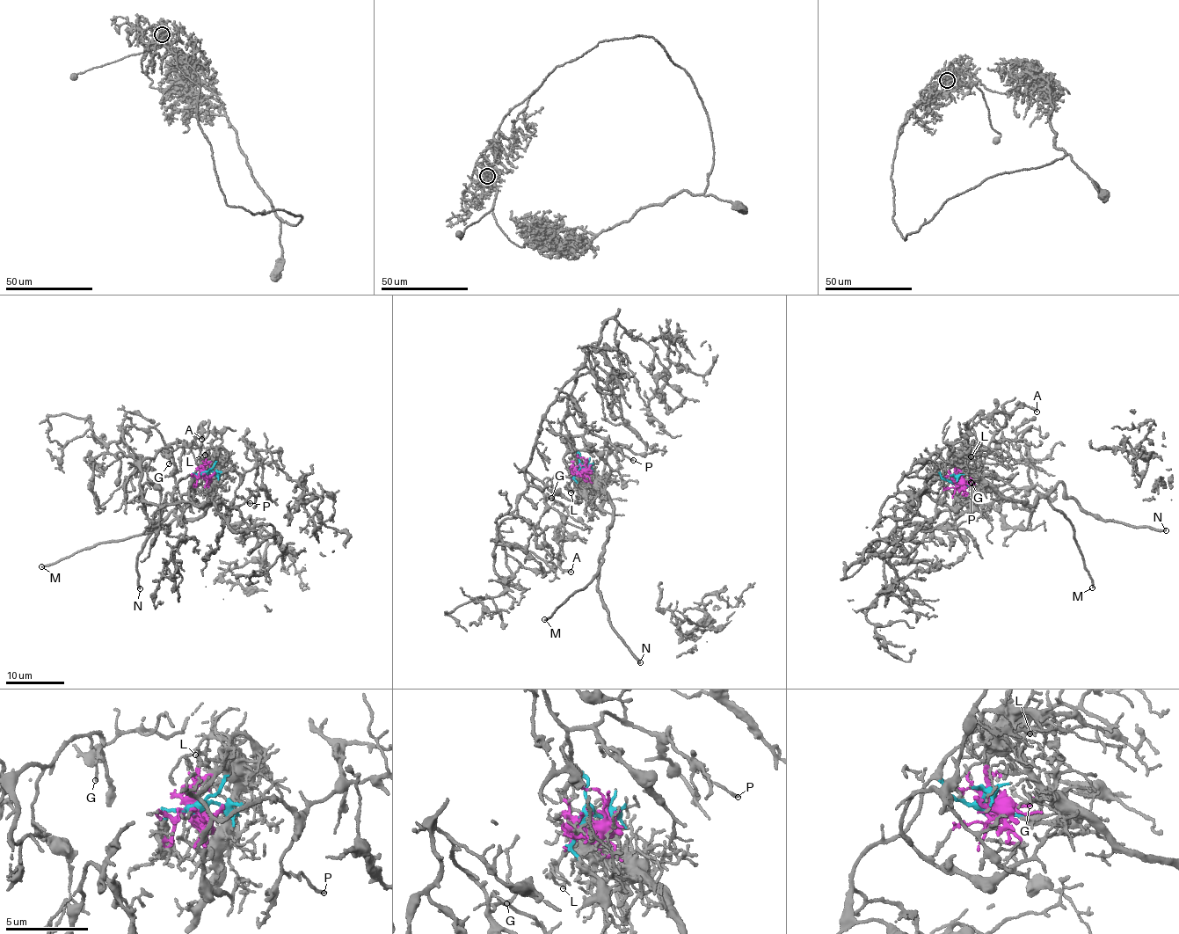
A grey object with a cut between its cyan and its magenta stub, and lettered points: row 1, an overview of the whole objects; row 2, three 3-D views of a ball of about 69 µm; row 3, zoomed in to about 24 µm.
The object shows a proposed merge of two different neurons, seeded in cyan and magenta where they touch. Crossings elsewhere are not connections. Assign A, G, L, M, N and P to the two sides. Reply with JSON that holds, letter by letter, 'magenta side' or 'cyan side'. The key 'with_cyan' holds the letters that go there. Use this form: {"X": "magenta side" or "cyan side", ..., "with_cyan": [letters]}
{"A": "cyan side", "G": "cyan side", "L": "magenta side", "M": "magenta side", "N": "magenta side", "P": "cyan side", "with_cyan": ["A", "G", "P"]}

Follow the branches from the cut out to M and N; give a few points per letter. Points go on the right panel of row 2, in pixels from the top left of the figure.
M: (954, 484), (975, 478), (1007, 499), (1025, 504), (1048, 499), (1053, 507), (1068, 518), (1092, 587)
N: (954, 484), (975, 478), (1031, 505), (1059, 482), (1085, 511), (1166, 530)

